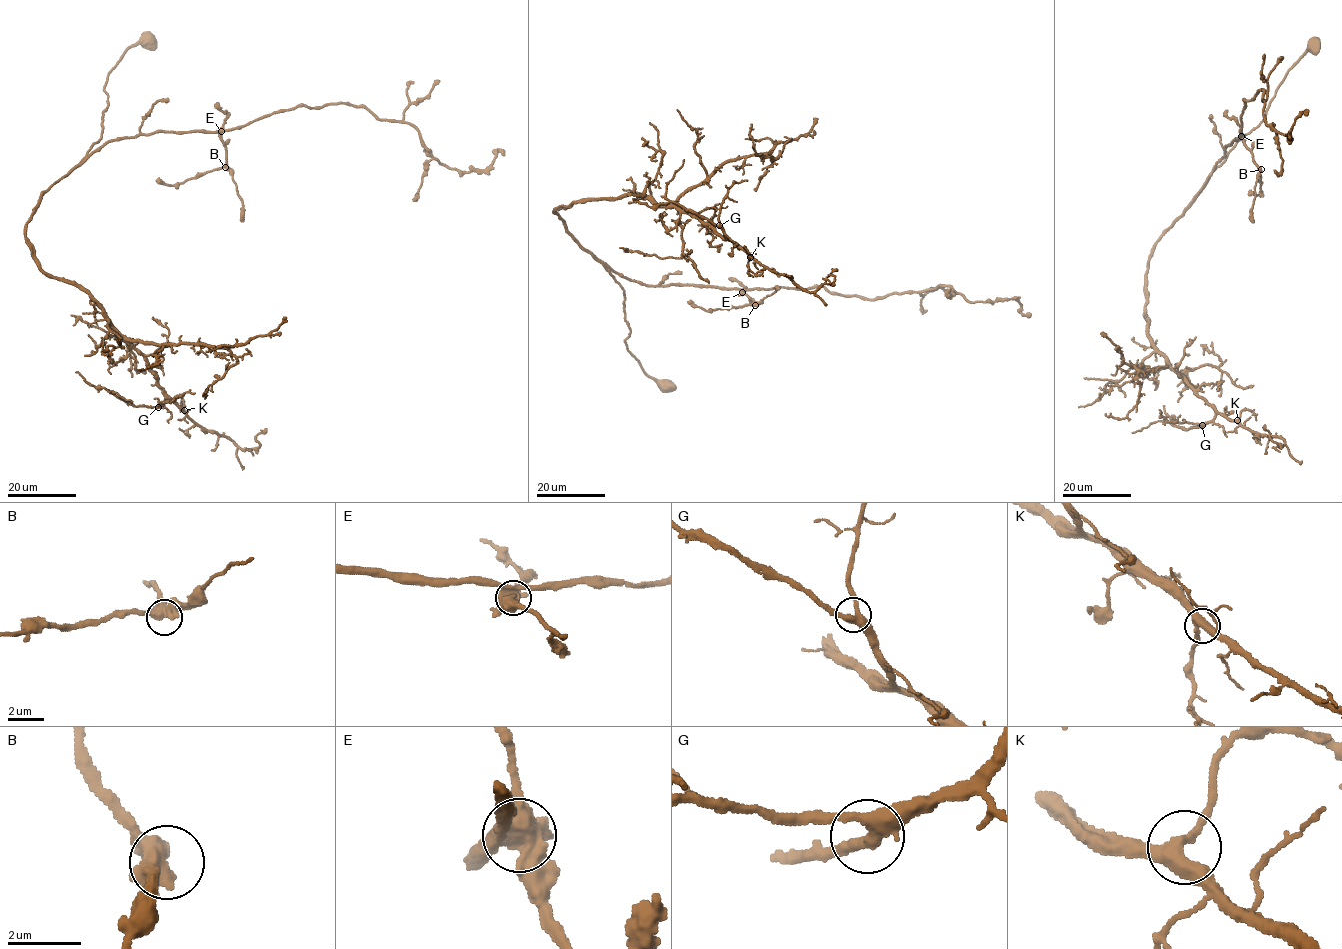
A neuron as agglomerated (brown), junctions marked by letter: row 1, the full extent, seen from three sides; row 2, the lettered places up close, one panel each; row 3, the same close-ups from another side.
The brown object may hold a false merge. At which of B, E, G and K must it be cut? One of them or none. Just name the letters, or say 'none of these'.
none of these

